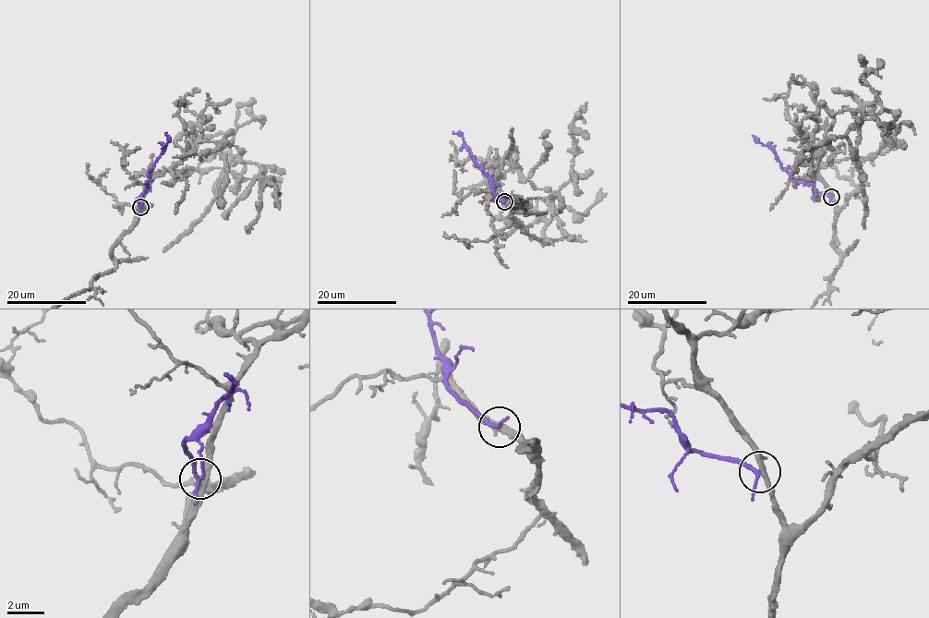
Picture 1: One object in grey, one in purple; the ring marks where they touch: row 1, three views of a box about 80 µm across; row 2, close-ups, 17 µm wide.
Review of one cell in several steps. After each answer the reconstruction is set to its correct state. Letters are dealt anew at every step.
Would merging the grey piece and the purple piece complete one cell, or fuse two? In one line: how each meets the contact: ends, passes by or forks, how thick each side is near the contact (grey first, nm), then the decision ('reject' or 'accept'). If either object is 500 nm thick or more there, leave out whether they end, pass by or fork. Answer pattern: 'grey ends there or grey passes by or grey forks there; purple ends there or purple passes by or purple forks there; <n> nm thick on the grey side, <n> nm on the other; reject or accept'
grey passes by; purple passes by; 320 nm thick on the grey side, 160 nm on the other; accept

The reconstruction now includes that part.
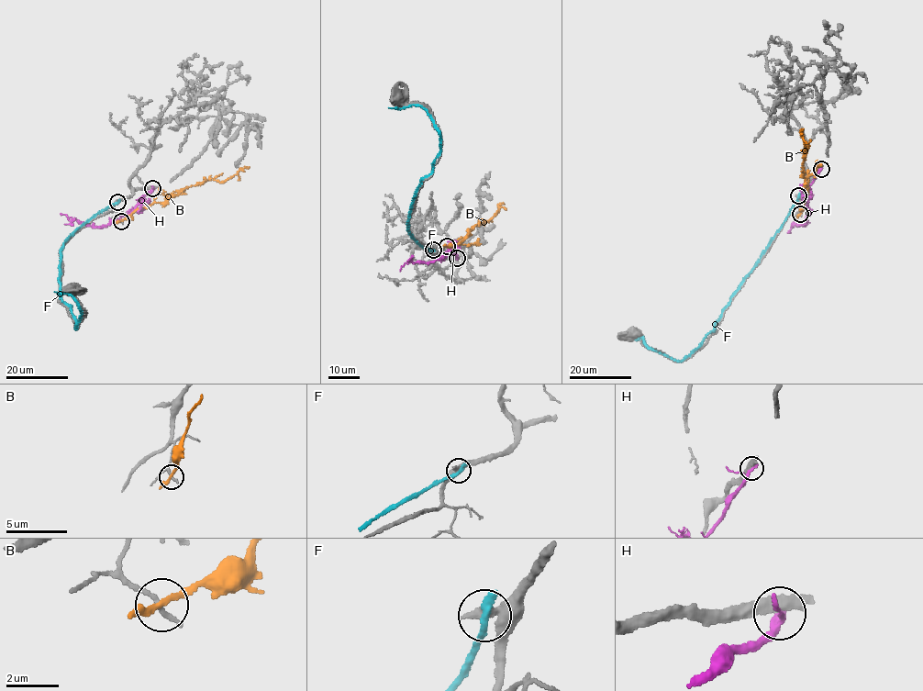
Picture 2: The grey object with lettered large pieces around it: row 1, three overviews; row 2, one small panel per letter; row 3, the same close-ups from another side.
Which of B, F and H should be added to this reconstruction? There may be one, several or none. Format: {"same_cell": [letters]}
{"same_cell": []}

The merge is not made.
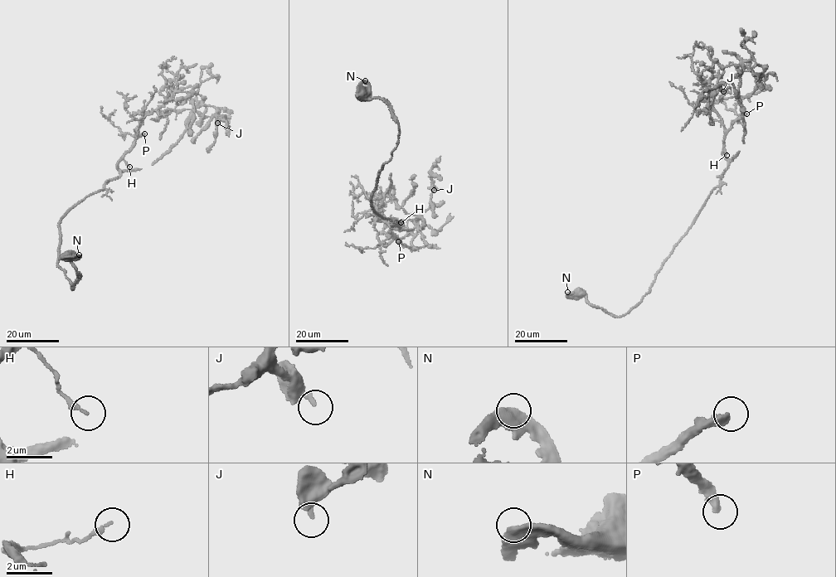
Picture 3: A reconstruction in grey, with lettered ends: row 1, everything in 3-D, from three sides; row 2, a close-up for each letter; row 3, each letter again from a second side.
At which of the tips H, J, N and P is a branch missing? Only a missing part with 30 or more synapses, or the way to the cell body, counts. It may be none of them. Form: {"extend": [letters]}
{"extend": ["P"]}

